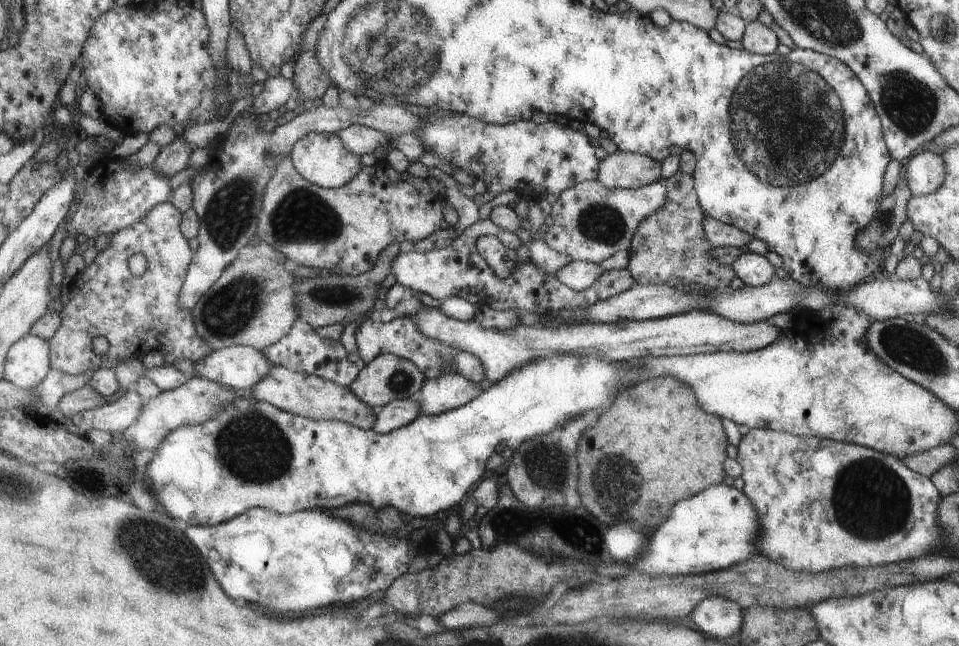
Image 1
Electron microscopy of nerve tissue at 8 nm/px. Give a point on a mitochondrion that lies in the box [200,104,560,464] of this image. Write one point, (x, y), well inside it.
(230, 212)

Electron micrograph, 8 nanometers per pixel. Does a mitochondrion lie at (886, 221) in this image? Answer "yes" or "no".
yes

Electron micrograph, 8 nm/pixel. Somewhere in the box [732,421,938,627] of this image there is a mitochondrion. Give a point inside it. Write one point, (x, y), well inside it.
(872, 501)

